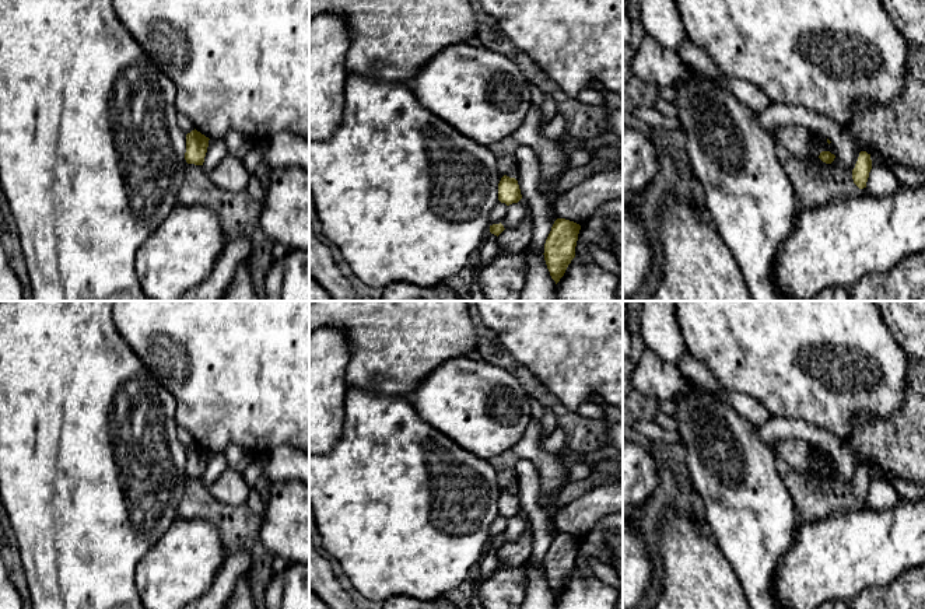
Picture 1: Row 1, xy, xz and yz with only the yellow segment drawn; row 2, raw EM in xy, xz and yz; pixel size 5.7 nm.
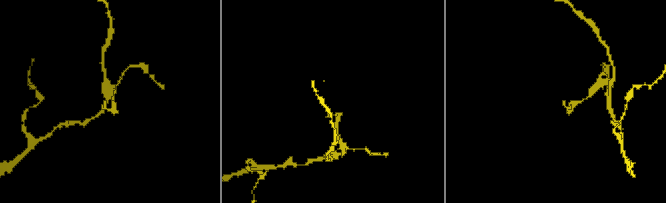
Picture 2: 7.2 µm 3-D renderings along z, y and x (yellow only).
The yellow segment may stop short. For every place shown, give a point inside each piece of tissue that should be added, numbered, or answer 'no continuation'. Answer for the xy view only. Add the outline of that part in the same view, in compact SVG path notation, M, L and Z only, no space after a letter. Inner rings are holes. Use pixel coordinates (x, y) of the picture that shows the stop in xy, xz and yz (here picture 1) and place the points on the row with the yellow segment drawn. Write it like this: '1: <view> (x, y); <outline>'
no continuation

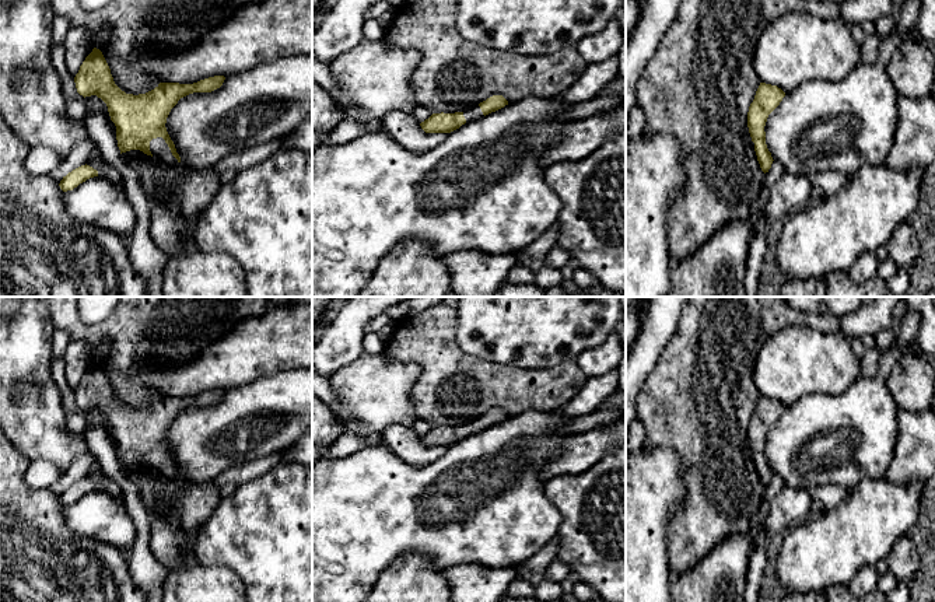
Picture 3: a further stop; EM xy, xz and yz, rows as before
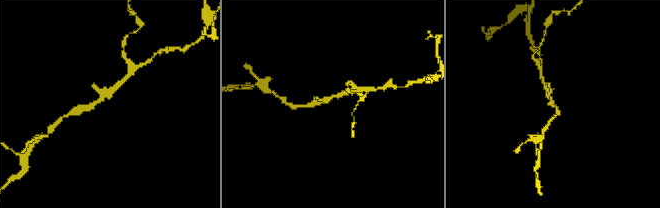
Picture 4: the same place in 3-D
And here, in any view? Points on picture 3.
1: xy (160, 150); M162 137L150 141L150 151L153 157L165 164L181 164L171 153L168 144Z

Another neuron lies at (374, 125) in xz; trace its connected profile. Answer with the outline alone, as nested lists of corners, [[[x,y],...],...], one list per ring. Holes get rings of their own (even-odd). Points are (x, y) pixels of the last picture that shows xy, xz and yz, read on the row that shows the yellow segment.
[[[354,108],[344,109],[343,112],[344,112],[344,116],[367,126],[370,133],[384,132],[384,122],[379,119],[368,118]]]

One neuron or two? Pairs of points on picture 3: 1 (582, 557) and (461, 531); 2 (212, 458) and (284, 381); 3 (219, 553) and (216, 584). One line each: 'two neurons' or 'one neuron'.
1: two neurons
2: one neuron
3: two neurons

